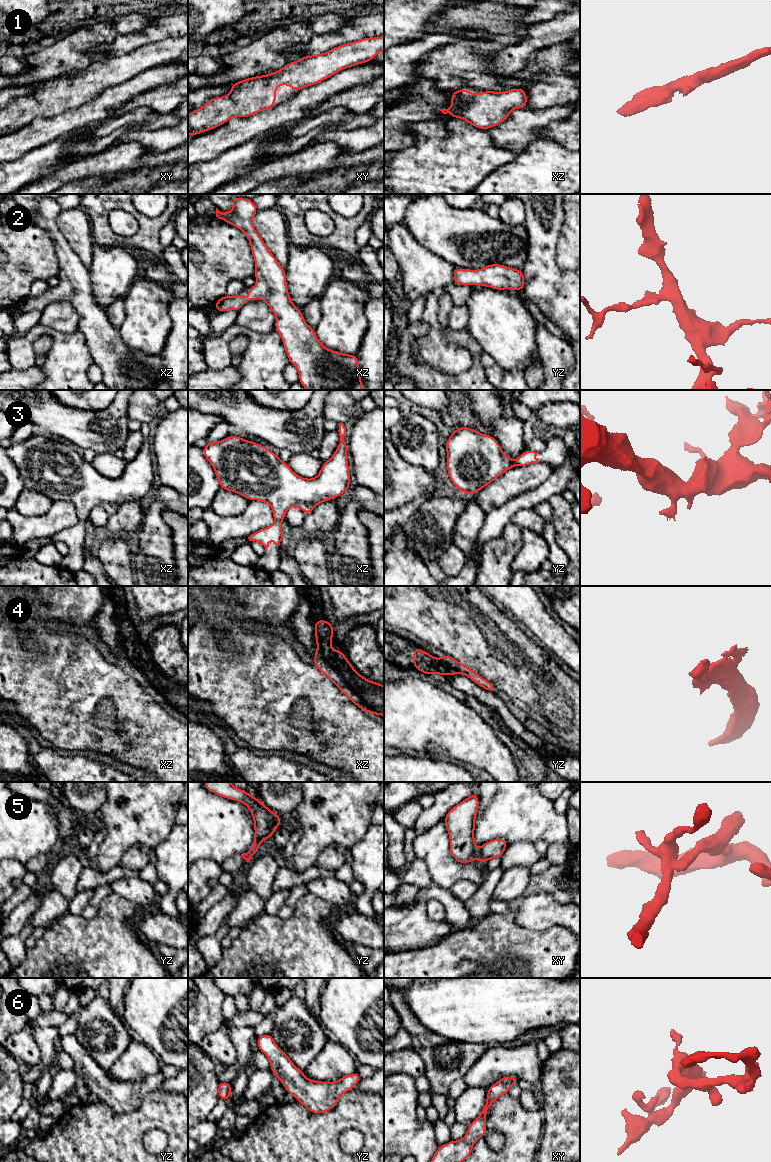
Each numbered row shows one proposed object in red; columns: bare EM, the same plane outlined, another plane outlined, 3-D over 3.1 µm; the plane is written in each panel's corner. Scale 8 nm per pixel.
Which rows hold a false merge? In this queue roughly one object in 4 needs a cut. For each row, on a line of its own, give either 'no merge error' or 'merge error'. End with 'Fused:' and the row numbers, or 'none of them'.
1: no merge error
2: no merge error
3: no merge error
4: no merge error
5: merge error
6: no merge error
Fused: 5

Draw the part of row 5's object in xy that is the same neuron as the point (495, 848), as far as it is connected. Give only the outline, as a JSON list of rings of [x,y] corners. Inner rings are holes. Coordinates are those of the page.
[[[495,838],[484,843],[478,850],[476,858],[483,864],[494,858],[501,858],[508,842],[502,838]]]

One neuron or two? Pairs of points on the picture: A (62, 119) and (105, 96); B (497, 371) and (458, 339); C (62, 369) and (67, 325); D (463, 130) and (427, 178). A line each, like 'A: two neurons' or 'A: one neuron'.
A: one neuron
B: two neurons
C: two neurons
D: one neuron

